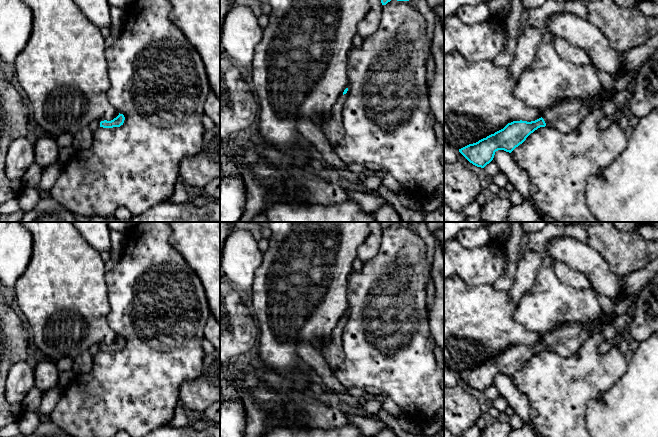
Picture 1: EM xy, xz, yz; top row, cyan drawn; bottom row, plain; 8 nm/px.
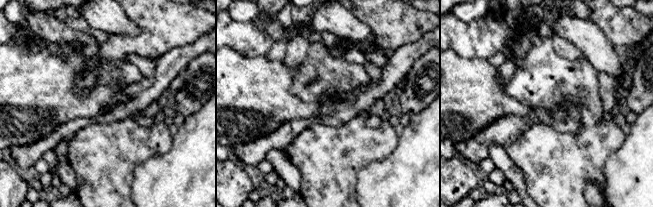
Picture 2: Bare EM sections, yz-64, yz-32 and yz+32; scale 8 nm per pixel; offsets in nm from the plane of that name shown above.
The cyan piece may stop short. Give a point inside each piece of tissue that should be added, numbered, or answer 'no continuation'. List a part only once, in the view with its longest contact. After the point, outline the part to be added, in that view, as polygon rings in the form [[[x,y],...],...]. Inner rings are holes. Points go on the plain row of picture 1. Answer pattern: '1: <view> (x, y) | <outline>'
1: yz (565, 341) | [[[569,323],[546,334],[542,342],[546,350],[555,352],[562,357],[569,357],[578,352],[591,333],[591,326]]]

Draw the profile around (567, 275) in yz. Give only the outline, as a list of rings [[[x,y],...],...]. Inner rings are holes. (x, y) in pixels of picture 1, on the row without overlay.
[[[554,260],[552,266],[555,269],[557,277],[563,283],[575,289],[591,288],[591,283],[588,278],[579,271],[570,268],[568,265],[558,260]]]

